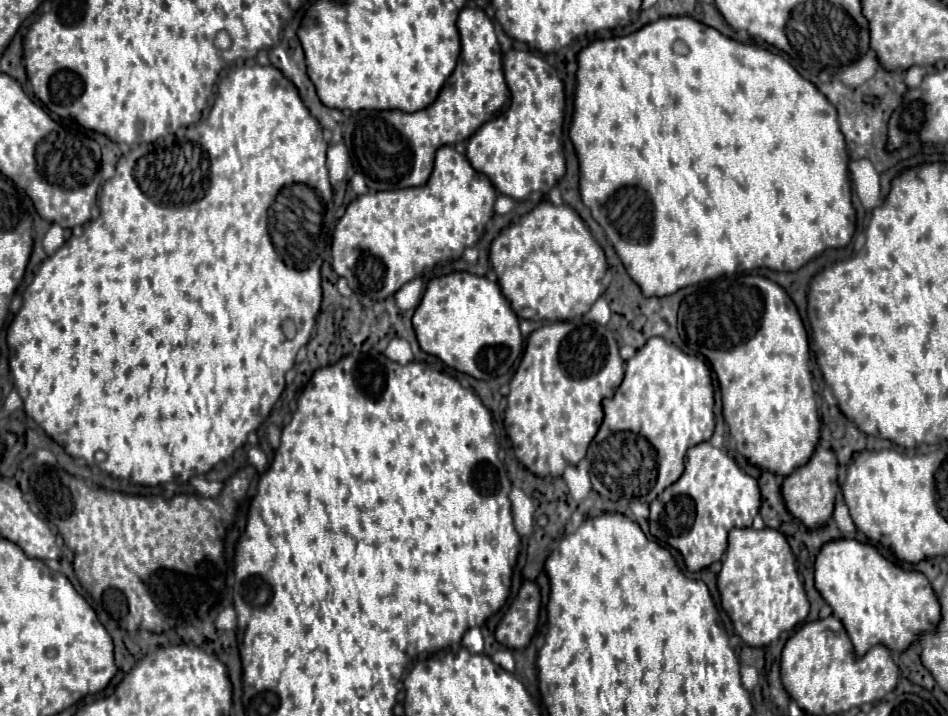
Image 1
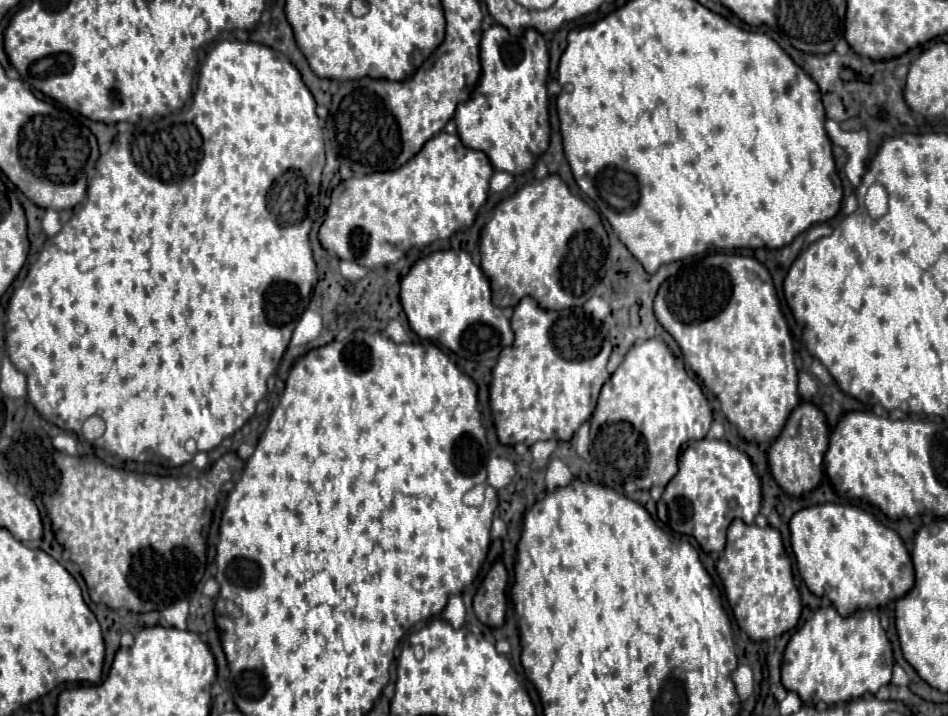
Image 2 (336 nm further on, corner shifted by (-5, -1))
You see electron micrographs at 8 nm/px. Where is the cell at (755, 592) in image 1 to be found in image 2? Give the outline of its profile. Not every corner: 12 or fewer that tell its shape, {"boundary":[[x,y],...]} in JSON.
{"boundary":[[735,519],[717,573],[753,641],[797,625],[777,529]]}

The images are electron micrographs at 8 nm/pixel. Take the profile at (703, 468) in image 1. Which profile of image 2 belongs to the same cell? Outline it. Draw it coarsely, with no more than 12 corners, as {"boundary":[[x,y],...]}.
{"boundary":[[687,441],[659,517],[723,551],[761,481],[727,441]]}

